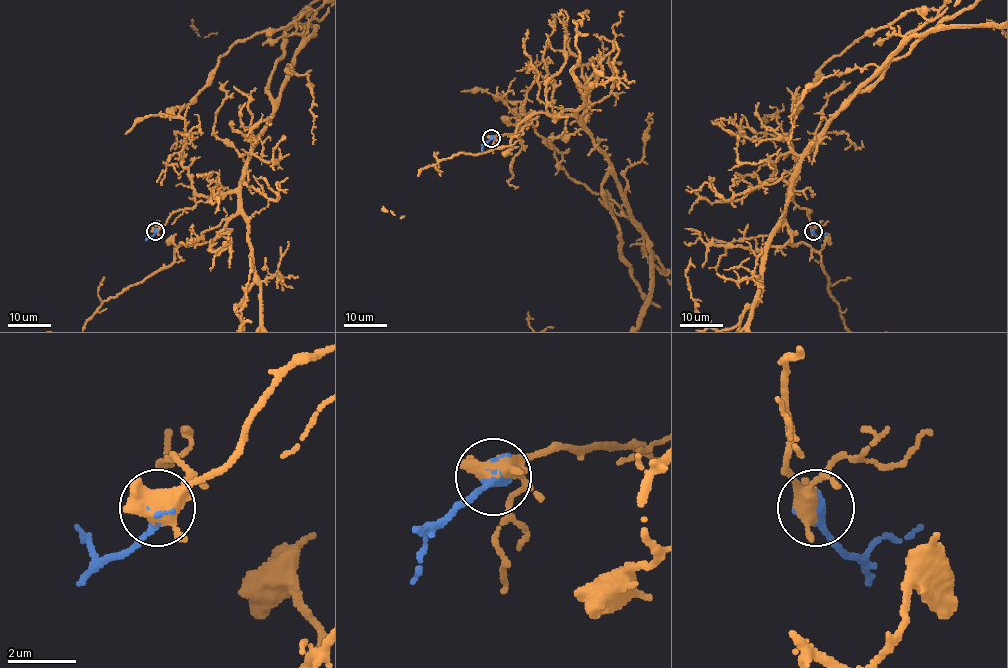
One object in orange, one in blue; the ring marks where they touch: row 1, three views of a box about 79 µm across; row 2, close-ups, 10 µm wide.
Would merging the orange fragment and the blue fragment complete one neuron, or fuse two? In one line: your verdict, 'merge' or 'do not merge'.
merge

